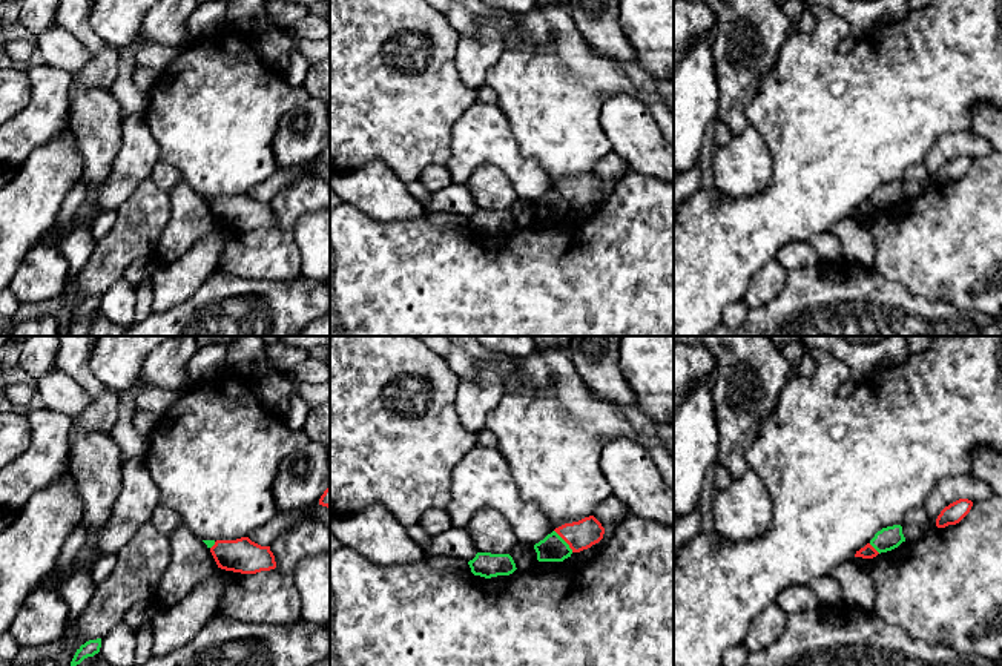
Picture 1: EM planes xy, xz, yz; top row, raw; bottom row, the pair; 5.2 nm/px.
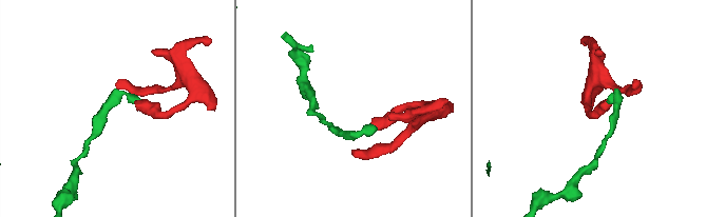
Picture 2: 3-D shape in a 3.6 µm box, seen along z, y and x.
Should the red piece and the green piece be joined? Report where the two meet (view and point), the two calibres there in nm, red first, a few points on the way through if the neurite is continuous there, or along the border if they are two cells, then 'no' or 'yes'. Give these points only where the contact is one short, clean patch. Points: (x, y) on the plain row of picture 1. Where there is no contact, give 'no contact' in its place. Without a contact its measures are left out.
xz (563, 195) | 150/140 nm | along xz (554, 186), (573, 207) | no

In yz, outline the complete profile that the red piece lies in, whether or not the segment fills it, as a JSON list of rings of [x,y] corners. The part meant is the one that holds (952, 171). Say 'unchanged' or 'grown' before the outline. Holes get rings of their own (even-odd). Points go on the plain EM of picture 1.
unchanged; [[[959,155],[945,163],[936,175],[938,184],[959,180],[971,166],[973,158],[968,155]]]

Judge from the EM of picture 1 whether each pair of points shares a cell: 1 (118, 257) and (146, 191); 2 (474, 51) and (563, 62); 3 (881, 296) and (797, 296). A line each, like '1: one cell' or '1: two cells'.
1: one cell
2: two cells
3: one cell

